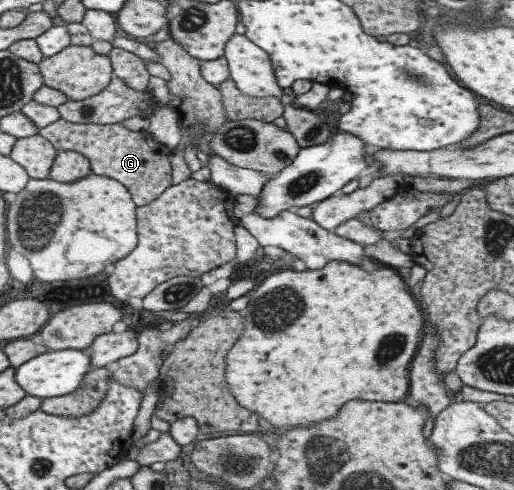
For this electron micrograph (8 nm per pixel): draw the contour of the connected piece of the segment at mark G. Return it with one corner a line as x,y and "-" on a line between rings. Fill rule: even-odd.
58,119
37,132
58,151
80,153
89,163
91,174
116,180
130,193
135,206
152,202
160,193
171,186
171,167
165,157
172,149
155,144
147,133
128,130
121,123
72,124

